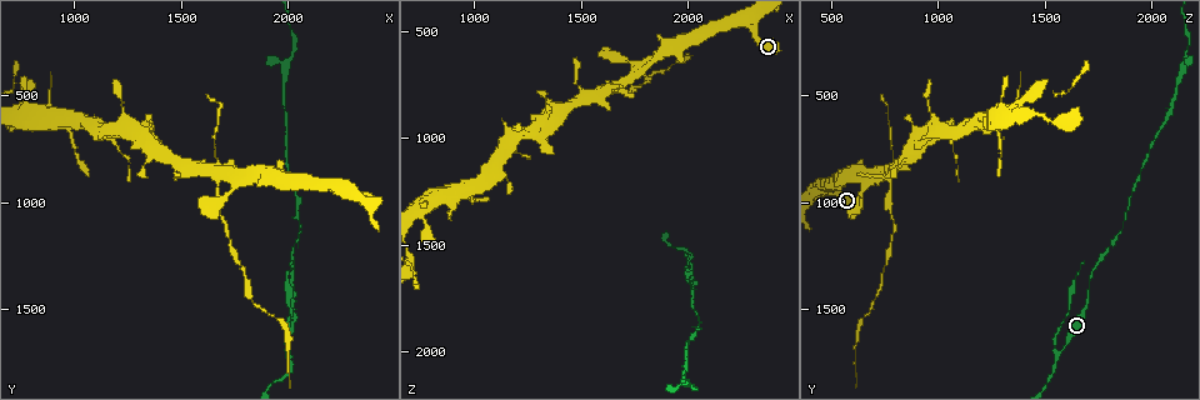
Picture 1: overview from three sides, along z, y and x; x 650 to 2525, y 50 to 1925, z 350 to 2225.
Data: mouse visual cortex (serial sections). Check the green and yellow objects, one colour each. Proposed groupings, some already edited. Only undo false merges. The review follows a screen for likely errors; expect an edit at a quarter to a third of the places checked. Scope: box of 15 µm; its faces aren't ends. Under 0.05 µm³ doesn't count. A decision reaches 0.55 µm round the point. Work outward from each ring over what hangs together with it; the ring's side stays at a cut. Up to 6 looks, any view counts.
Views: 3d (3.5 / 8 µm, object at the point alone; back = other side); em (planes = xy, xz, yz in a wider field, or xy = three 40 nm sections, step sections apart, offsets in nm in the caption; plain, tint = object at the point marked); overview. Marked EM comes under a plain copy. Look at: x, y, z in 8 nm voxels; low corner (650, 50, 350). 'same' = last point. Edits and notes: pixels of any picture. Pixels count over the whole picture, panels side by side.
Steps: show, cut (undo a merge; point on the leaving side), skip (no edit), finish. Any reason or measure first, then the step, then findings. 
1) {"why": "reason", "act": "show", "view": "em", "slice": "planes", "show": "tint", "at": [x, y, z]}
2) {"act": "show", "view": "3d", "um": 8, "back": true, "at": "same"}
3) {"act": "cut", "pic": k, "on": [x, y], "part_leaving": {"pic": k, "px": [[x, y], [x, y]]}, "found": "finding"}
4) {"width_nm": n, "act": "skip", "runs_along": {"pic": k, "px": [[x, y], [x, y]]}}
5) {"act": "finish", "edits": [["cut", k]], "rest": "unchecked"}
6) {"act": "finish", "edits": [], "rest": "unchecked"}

{"act": "show", "view": "3d", "um": 3.5, "at": [1670, 860, 760]}

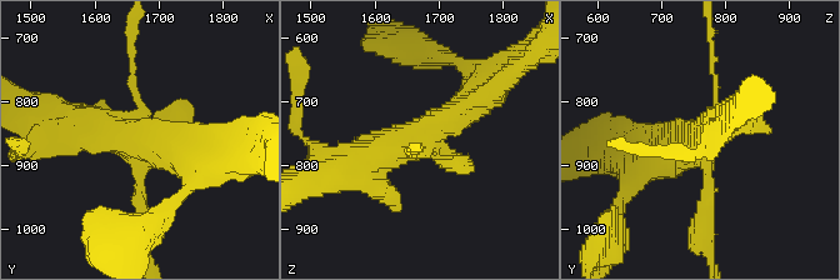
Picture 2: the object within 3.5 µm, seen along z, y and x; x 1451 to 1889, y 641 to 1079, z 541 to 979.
{"why": "need the tissue", "act": "show", "view": "em", "slice": "xy", "step": 2, "show": "tint", "at": [1675, 860, 760]}

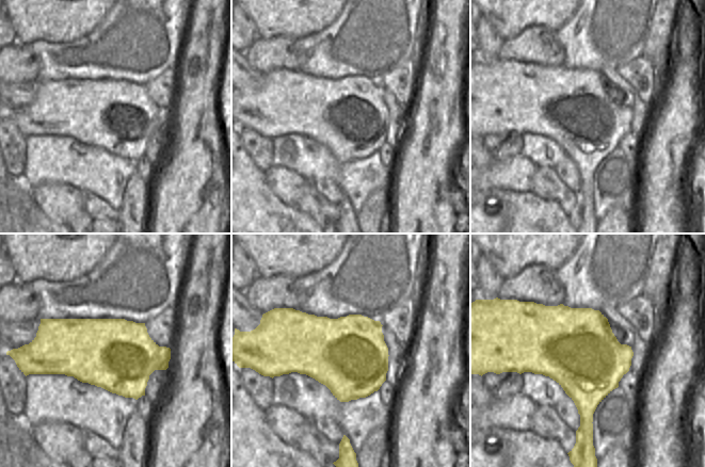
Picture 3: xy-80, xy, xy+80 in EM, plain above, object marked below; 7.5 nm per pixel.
{"act": "cut", "pic": 2, "on": [706, 228], "part_leaving": {"pic": 2, "px": [[708, 180], [701, 238], [710, 260]]}, "found": "a second cell is stuck on"}

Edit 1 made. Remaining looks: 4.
{"act": "show", "view": "overview"}

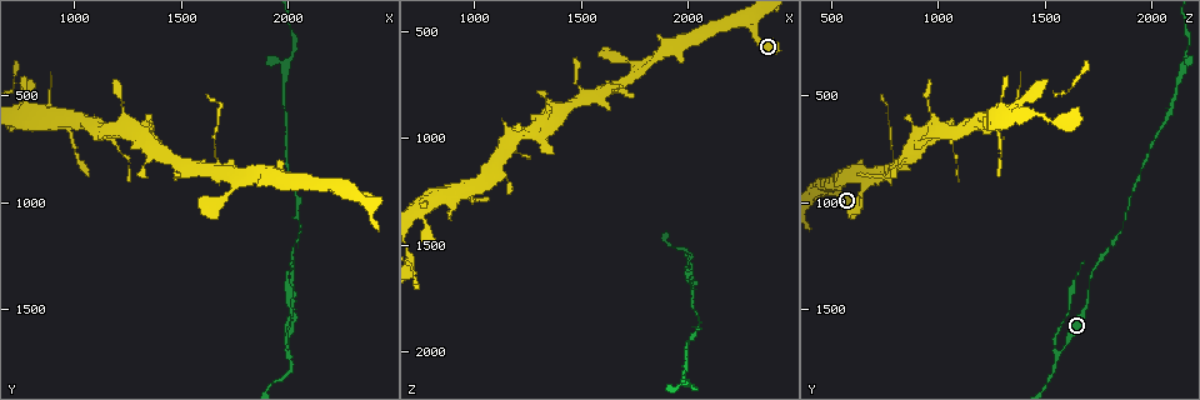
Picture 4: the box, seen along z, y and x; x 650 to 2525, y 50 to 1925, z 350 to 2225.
{"why": "three arms meet", "act": "show", "view": "3d", "um": 3.5, "at": [2010, 1710, 1550]}

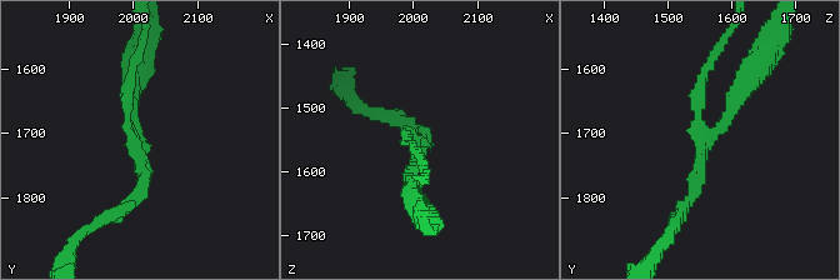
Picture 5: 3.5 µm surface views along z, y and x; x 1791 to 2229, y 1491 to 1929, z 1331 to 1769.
{"act": "show", "view": "em", "slice": "planes", "show": "tint", "at": [2005, 1710, 1560]}

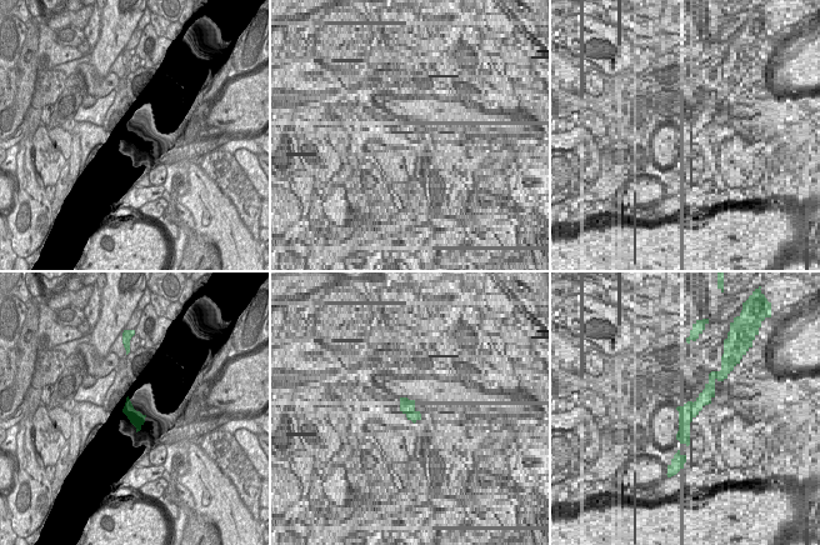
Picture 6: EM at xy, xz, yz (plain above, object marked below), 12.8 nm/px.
{"width_nm": 180, "act": "cut", "pic": 5, "on": [699, 91], "part_leaving": {"pic": 5, "px": [[708, 139], [698, 93], [726, 35]]}, "found": "a second cell is stuck on"}

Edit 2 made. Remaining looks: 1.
{"act": "finish", "edits": [["cut", 2], ["cut", 5]], "rest": "unchecked"}

